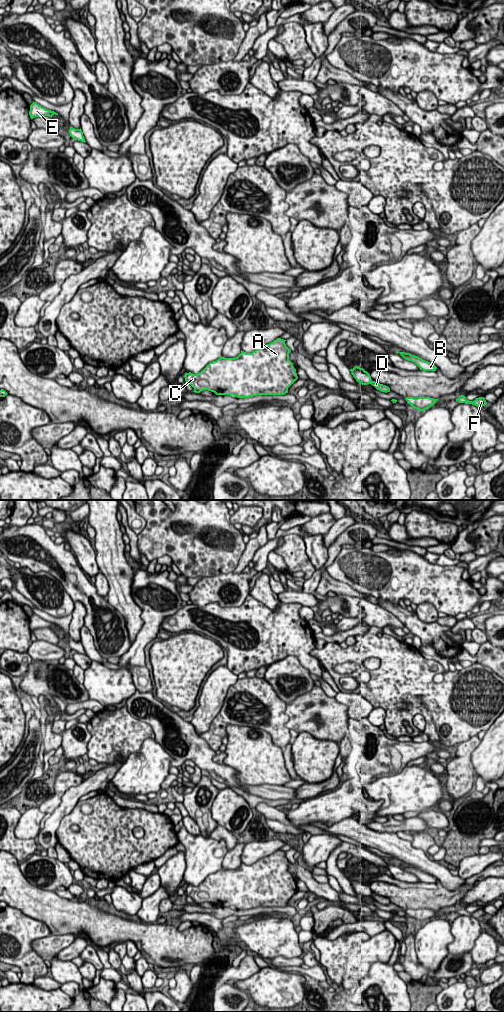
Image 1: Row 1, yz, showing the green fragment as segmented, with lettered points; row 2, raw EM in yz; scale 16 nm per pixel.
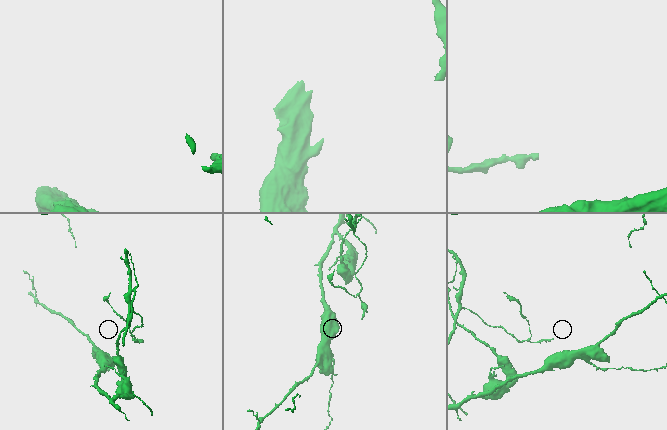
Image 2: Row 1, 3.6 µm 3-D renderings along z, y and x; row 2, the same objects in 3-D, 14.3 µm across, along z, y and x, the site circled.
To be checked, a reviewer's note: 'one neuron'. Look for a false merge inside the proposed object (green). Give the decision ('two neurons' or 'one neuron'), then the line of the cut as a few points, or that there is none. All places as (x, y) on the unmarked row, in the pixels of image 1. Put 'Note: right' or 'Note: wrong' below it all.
two neurons; cut yz (372, 893), (370, 895)
Note: wrong

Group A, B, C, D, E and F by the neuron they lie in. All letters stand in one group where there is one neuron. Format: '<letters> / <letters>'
A B C / D E F

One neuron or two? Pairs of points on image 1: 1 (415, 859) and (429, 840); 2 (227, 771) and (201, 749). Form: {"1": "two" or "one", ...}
{"1": "two", "2": "one"}

